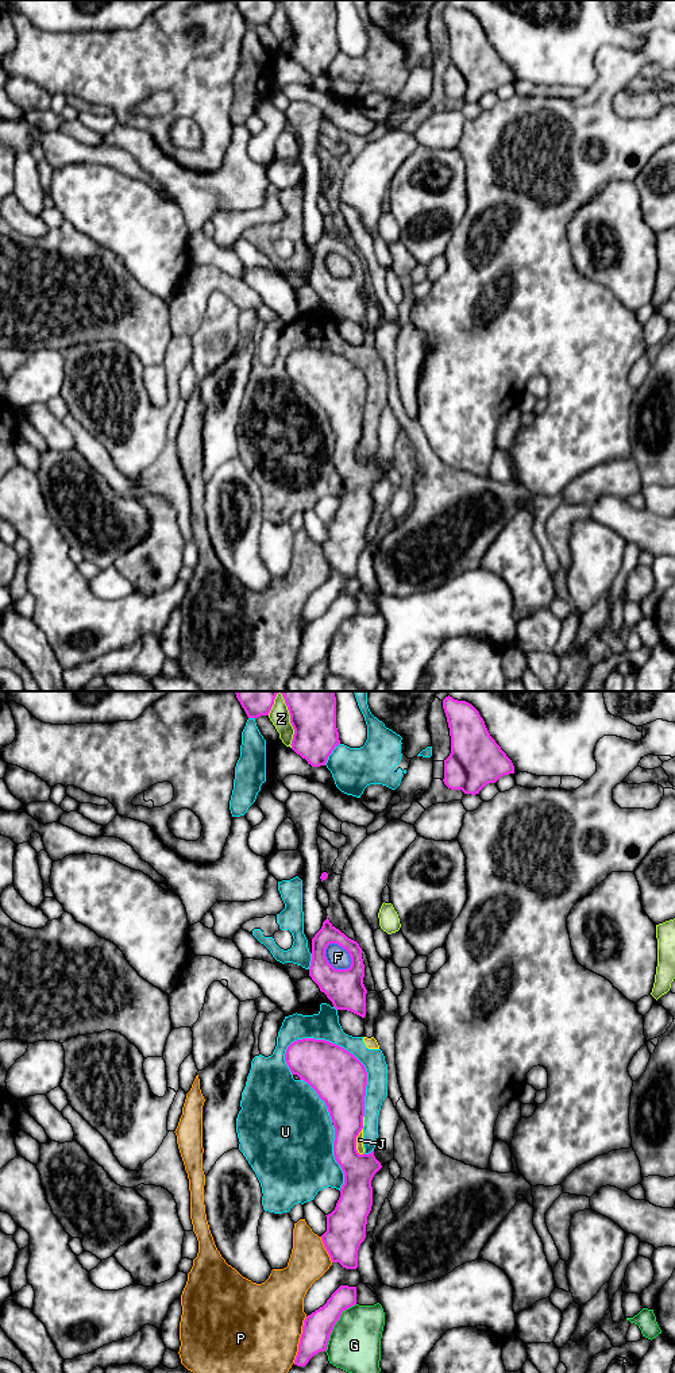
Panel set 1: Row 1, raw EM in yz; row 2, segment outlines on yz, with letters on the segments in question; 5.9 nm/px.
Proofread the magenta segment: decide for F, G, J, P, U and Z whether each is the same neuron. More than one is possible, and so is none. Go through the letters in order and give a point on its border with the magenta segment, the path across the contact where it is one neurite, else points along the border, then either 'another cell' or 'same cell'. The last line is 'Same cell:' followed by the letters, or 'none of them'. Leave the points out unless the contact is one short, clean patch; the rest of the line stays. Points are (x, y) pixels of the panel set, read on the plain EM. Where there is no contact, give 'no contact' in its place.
F: meets magenta in yz at (347, 259); another cell
G: meets magenta in yz at (335, 632); another cell
J: meets magenta in yz at (355, 450); another cell
P: meets magenta in yz at (300, 648); another cell
U: meets magenta in yz at (348, 361); another cell
Z: meets magenta in yz at (290, 29); another cell
Same cell: none of them

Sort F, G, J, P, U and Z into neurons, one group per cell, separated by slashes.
F J U / G / P / Z

